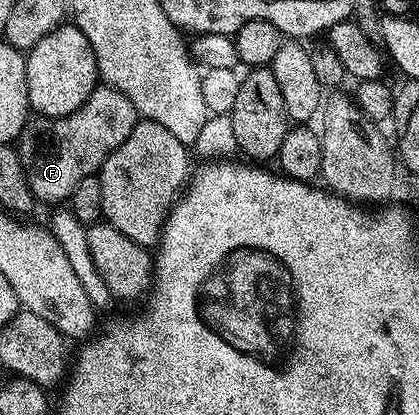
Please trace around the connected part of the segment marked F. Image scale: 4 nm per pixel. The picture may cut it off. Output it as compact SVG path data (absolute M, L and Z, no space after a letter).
M96 85L73 113L56 119L28 118L19 134L17 150L31 194L40 204L70 200L77 184L98 172L117 145L133 133L139 120L138 112L124 93L106 85Z

